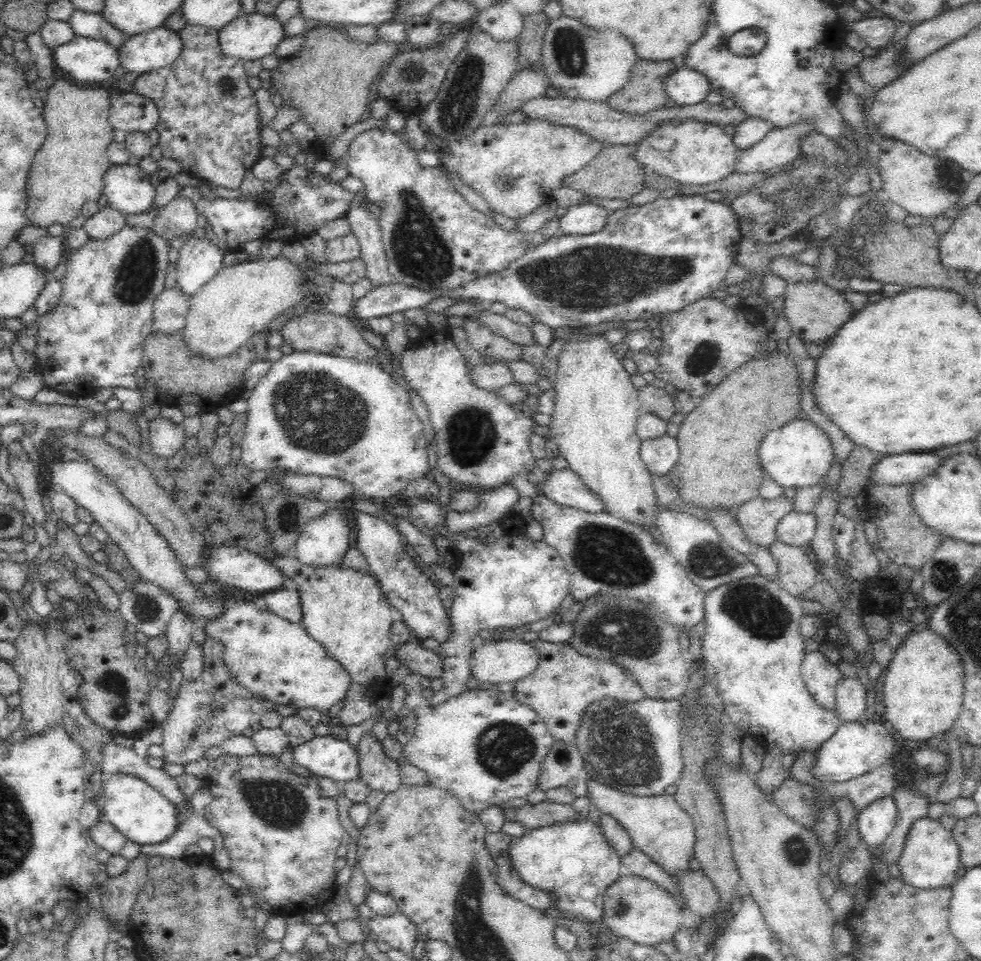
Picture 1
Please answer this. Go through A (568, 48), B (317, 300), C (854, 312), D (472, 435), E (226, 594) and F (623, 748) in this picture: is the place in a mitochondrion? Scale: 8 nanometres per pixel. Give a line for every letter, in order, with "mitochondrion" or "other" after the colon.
A: mitochondrion
B: other
C: other
D: mitochondrion
E: other
F: mitochondrion

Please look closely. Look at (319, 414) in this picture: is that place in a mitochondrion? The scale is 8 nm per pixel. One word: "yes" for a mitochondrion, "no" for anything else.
yes

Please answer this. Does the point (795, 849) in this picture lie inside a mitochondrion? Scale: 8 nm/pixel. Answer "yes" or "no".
yes

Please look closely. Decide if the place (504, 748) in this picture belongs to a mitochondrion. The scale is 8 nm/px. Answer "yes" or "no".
yes

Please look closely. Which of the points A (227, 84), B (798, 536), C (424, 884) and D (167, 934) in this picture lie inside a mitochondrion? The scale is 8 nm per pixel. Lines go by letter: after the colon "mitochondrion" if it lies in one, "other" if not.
A: mitochondrion
B: other
C: other
D: other

